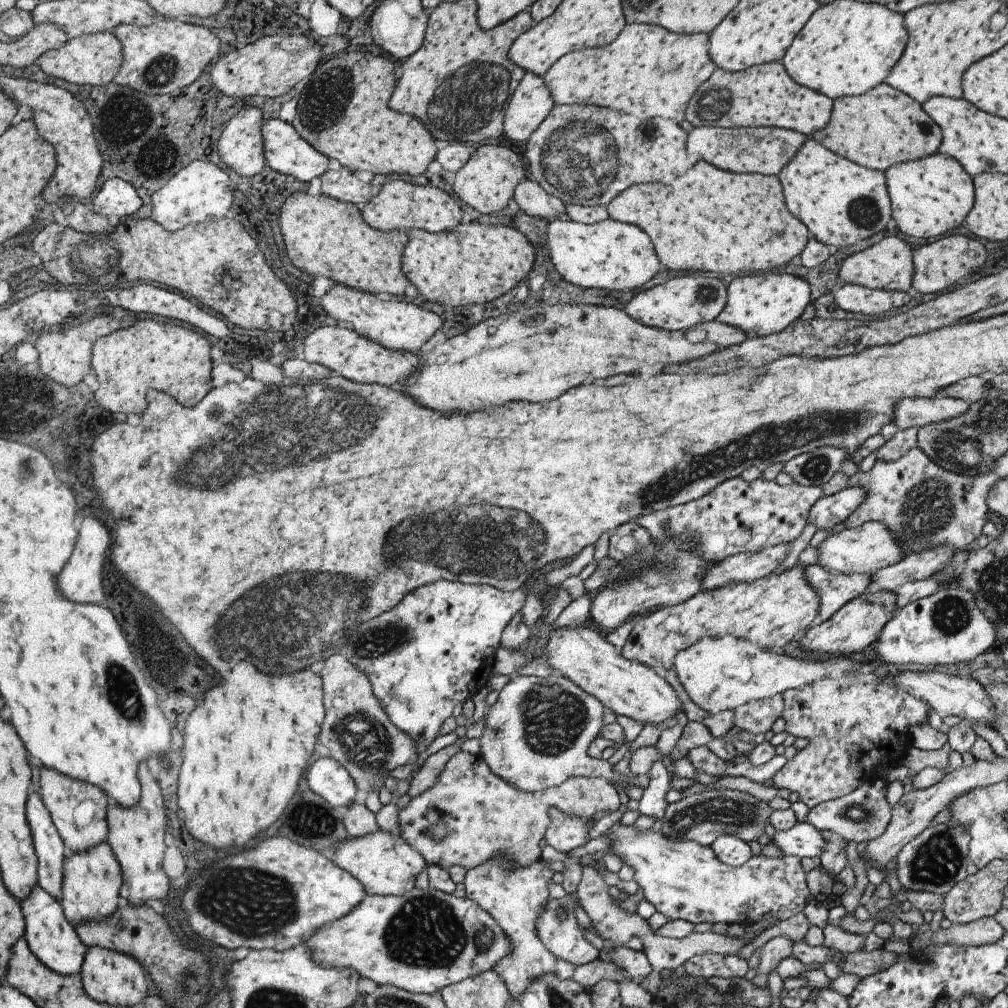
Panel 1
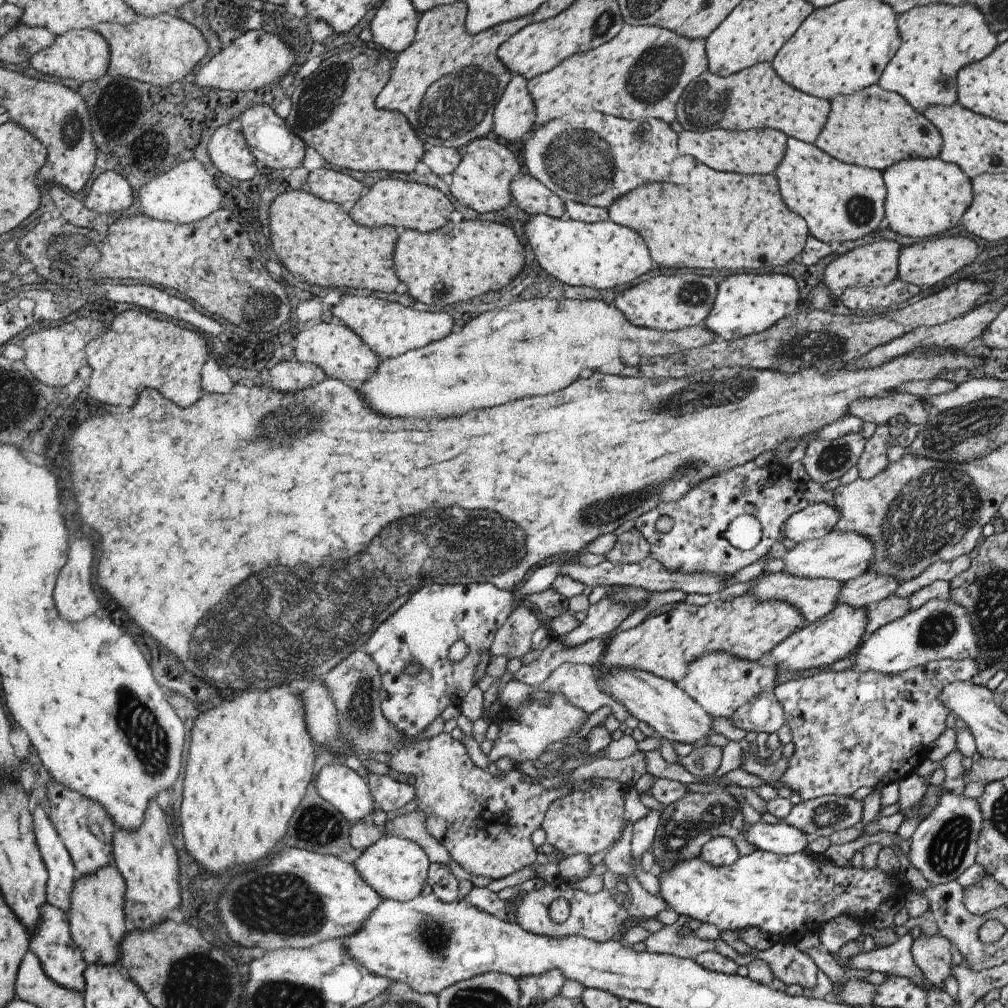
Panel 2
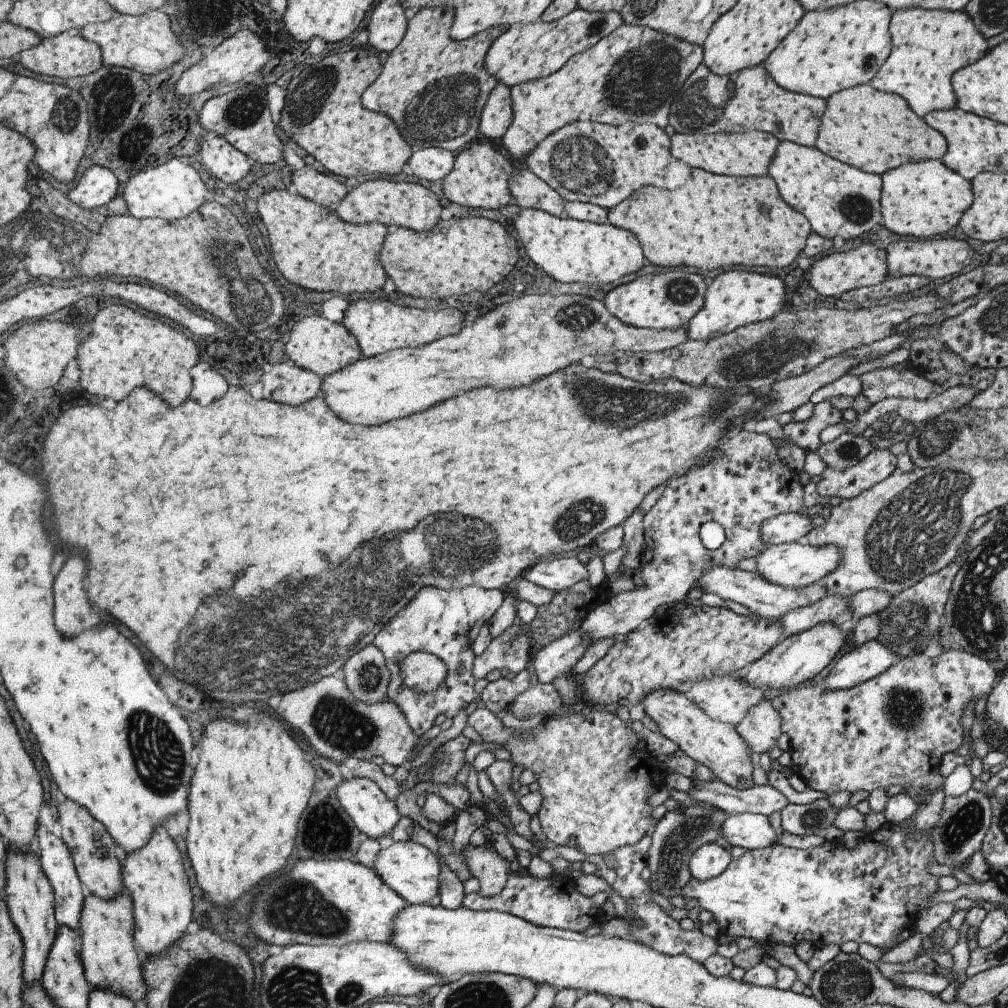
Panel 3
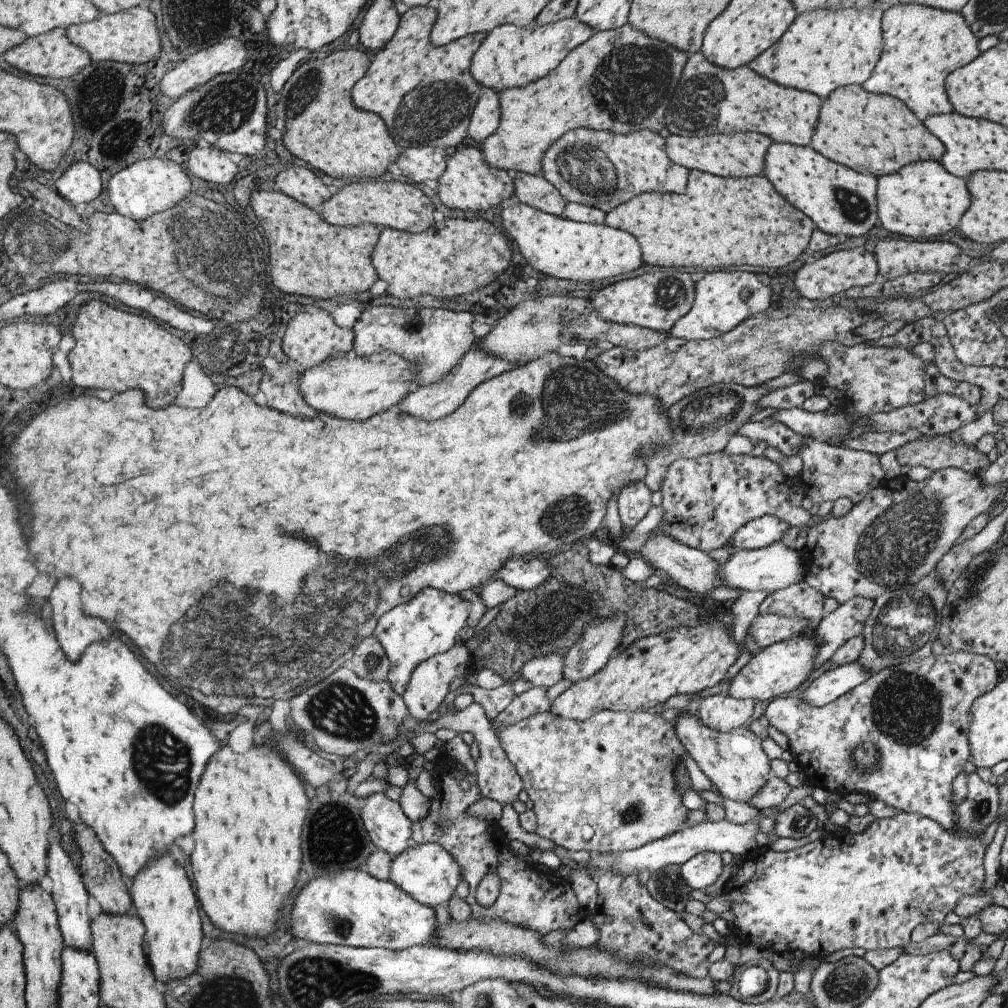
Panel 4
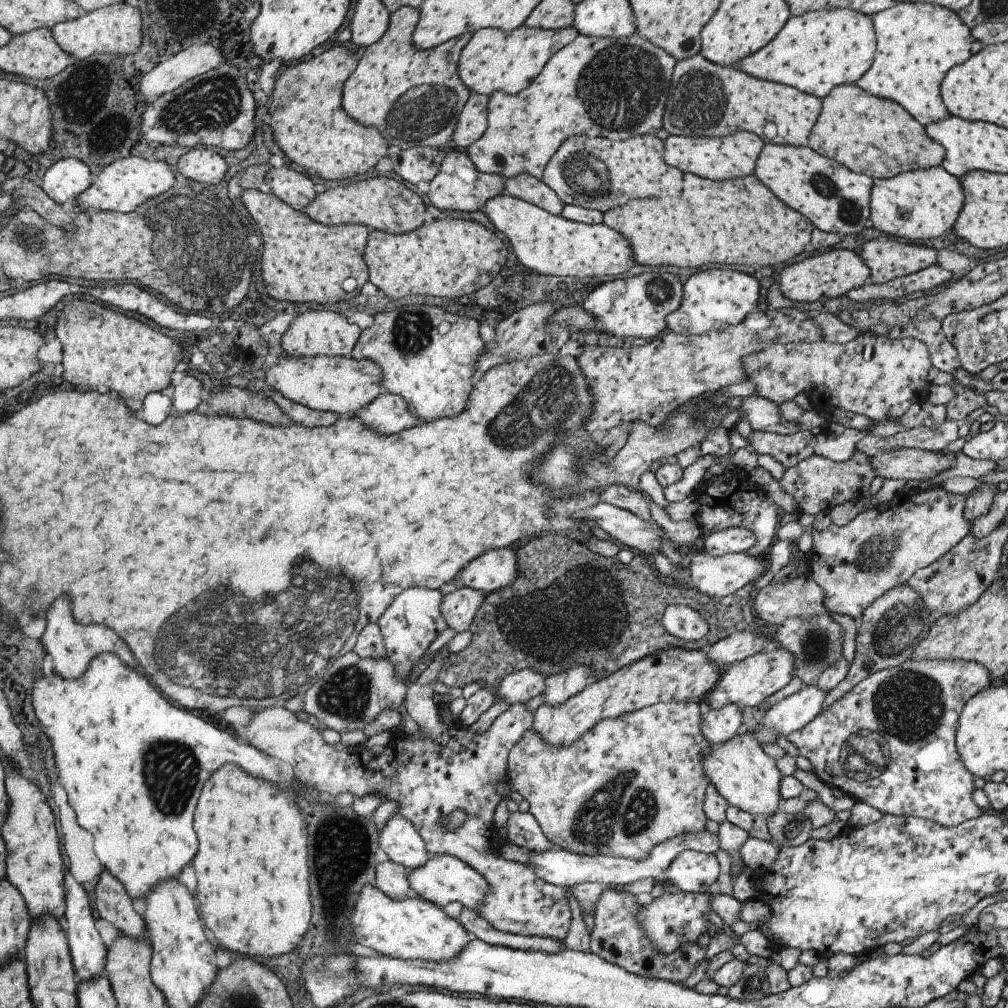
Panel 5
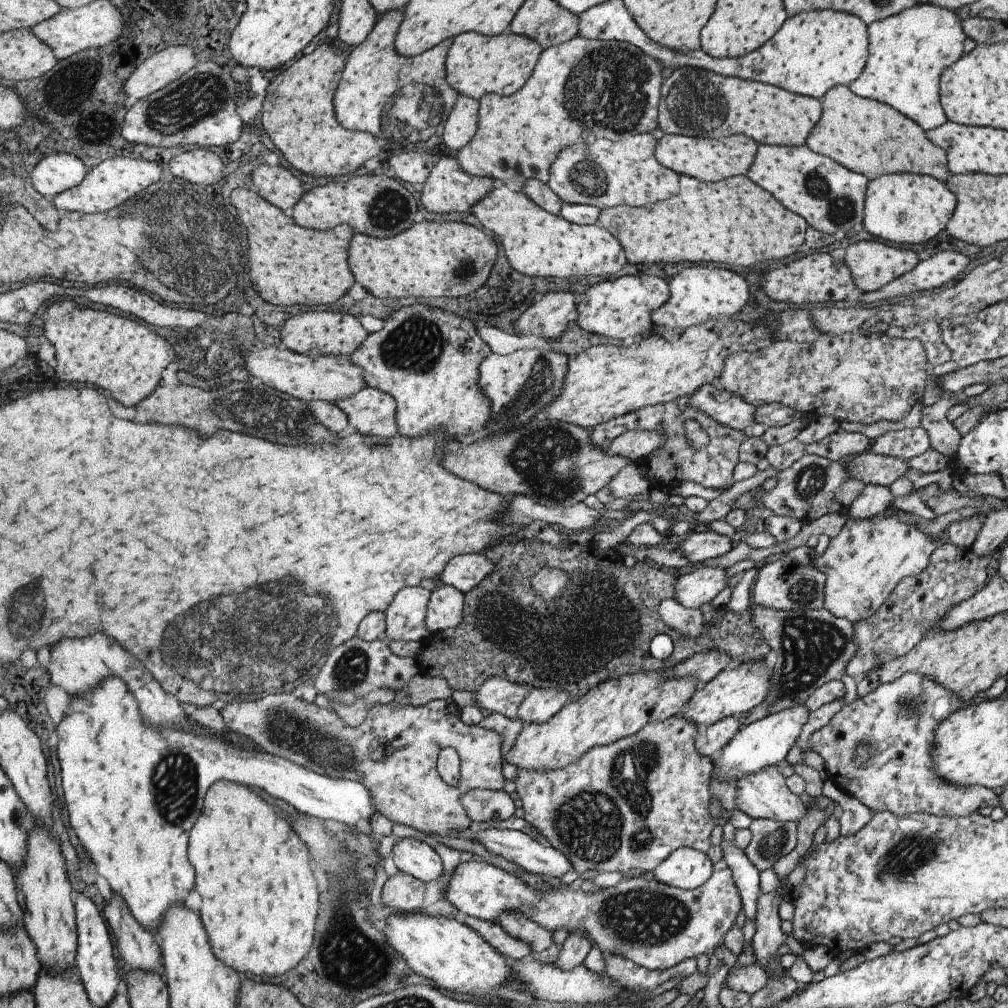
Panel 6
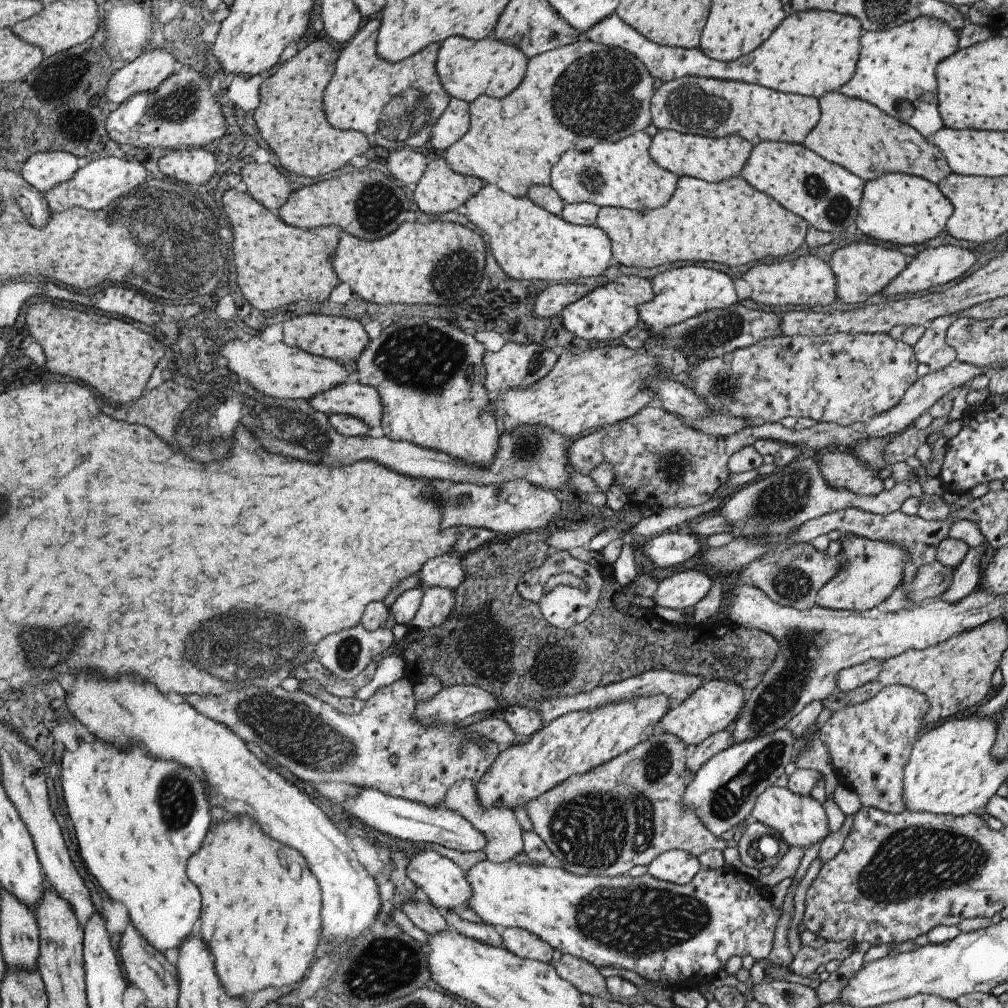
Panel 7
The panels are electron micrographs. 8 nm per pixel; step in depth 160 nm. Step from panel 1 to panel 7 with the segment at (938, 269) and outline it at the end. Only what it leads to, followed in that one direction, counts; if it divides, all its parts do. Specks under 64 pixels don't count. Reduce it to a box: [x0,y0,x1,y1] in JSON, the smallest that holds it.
[828,242,905,304]

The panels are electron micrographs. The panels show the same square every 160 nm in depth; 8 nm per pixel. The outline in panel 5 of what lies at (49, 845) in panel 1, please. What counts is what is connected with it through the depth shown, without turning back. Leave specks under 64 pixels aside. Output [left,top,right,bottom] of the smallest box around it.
[62,870,108,981]

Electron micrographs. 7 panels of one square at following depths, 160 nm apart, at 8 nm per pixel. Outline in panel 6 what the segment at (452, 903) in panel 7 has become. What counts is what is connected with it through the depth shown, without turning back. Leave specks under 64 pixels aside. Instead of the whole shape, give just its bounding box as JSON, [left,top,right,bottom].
[391,837,443,882]

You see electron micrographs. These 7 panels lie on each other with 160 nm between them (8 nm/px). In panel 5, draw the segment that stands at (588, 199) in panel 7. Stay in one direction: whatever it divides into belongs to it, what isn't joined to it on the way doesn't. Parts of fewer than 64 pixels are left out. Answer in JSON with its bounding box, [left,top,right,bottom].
[540,135,682,213]

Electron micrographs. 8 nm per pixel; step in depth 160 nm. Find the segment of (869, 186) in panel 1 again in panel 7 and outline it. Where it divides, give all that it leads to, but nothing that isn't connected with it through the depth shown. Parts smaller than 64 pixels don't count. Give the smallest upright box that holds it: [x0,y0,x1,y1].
[739,141,864,234]

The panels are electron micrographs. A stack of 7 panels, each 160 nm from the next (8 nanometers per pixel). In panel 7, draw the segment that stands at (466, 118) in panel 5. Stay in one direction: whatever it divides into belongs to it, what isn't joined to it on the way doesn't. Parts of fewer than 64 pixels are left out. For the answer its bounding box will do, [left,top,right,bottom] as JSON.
[431,99,471,153]

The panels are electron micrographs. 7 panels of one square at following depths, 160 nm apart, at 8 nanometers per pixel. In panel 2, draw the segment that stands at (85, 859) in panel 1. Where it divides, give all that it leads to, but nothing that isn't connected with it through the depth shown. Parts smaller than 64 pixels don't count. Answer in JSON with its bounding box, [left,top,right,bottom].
[69,864,131,966]

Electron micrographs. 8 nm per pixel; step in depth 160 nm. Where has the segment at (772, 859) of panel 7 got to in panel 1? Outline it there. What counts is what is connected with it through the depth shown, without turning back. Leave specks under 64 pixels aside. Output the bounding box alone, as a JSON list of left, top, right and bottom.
[803,776,892,843]

